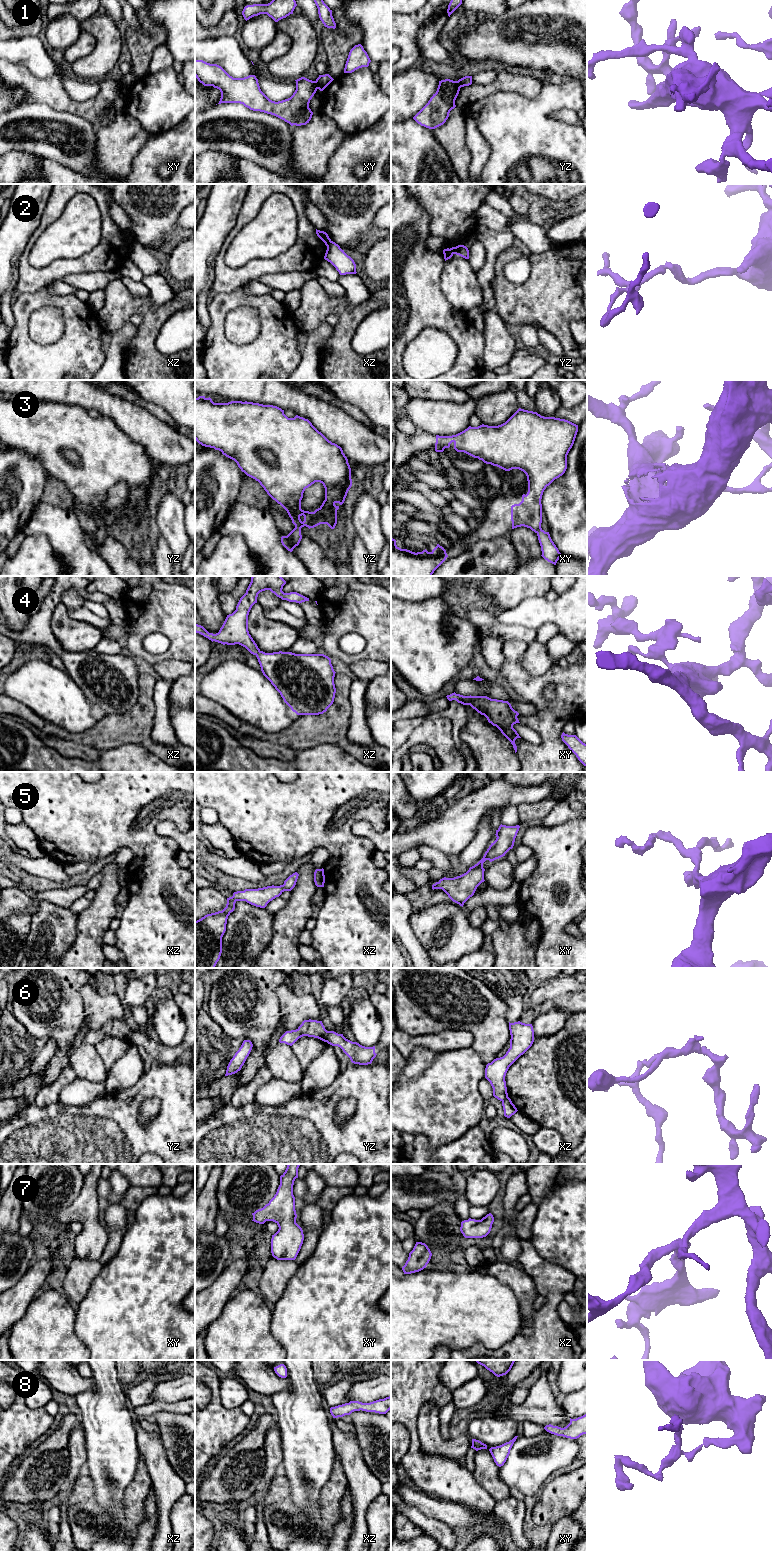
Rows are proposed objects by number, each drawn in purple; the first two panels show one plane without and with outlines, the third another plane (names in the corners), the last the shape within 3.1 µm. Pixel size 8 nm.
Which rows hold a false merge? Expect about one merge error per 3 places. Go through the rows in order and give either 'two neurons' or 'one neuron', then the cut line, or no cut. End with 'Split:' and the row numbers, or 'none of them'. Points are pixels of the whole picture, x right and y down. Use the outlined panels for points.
1: two neurons; cut xy (314, 81), (318, 88)
2: two neurons; cut xz (331, 241), (326, 245)
3: one neuron; cut none
4: one neuron; cut none
5: one neuron; cut none
6: two neurons; cut yz (327, 1031), (325, 1041)
7: one neuron; cut none
8: one neuron; cut none
Split: 1, 2, 6

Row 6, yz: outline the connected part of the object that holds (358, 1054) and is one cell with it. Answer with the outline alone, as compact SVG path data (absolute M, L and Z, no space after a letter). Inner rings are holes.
M327 1031L326 1042L332 1046L340 1047L354 1064L371 1064L377 1055L375 1053L375 1046L362 1046L357 1042L346 1039L343 1034L338 1034L334 1031Z

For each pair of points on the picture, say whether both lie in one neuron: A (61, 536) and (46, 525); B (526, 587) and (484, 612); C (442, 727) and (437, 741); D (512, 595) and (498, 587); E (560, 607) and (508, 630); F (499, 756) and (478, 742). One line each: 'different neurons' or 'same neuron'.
A: same neuron
B: different neurons
C: same neuron
D: same neuron
E: different neurons
F: same neuron

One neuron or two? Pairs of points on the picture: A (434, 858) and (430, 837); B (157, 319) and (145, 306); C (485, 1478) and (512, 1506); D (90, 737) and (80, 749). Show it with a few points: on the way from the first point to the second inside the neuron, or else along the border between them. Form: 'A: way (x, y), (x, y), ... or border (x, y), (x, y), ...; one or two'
A: border (415, 847), (430, 845), (448, 856); two
B: way (154, 316), (147, 309); one
C: border (510, 1495), (496, 1502); two
D: border (61, 737), (67, 740), (90, 744), (101, 750); two

